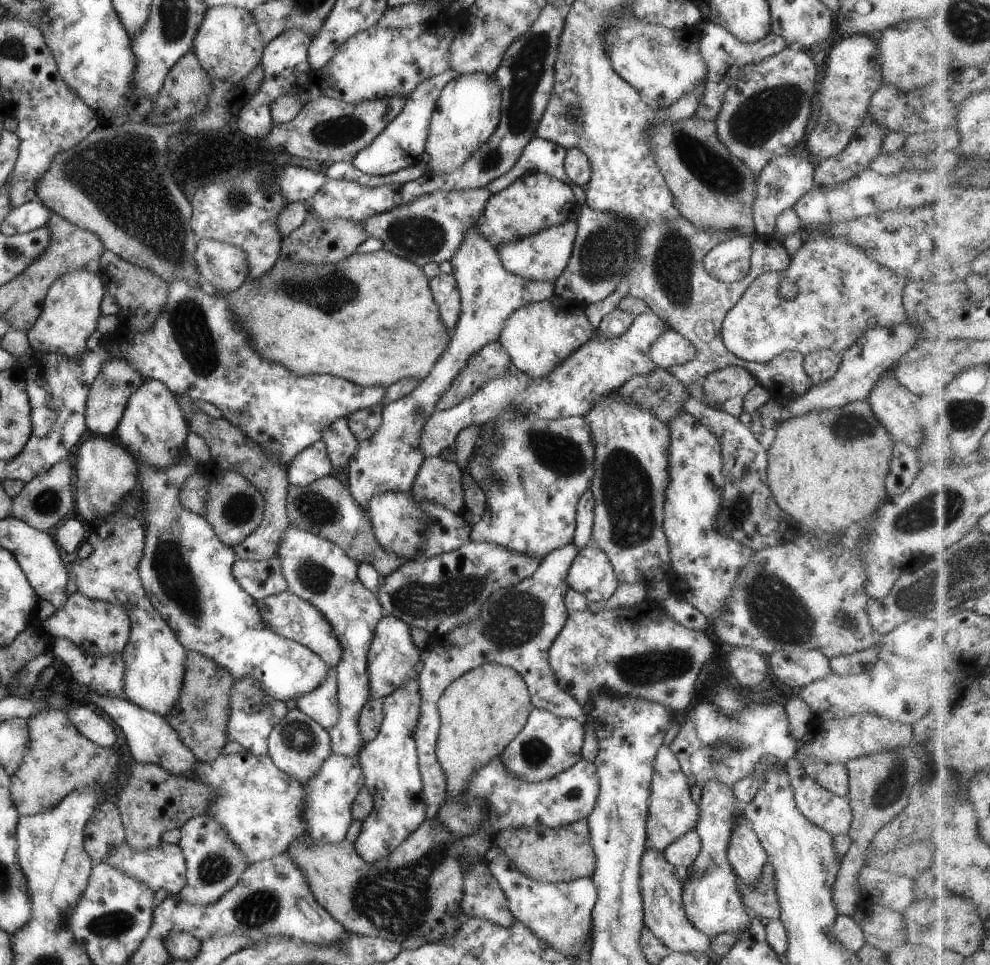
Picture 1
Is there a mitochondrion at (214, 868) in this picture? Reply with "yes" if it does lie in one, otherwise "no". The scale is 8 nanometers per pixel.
yes

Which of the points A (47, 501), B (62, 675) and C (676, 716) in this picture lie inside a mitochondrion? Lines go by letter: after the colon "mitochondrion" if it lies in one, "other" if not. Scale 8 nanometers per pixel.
A: mitochondrion
B: other
C: other

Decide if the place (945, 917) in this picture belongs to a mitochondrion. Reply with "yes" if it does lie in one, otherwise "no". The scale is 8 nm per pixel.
no

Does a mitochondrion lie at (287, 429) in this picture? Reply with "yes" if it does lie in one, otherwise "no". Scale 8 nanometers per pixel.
no

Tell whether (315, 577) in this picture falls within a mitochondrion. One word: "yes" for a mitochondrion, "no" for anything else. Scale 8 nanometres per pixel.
yes

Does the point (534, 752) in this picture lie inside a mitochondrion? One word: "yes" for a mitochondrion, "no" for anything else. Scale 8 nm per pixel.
yes

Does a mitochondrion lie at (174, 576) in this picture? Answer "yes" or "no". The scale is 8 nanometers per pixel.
yes

